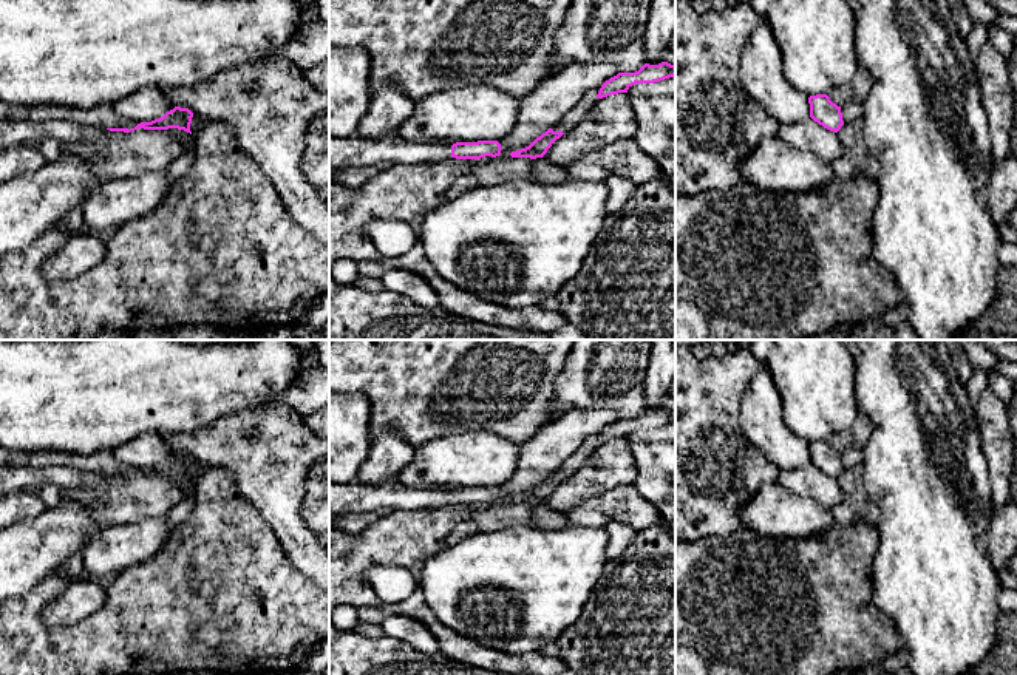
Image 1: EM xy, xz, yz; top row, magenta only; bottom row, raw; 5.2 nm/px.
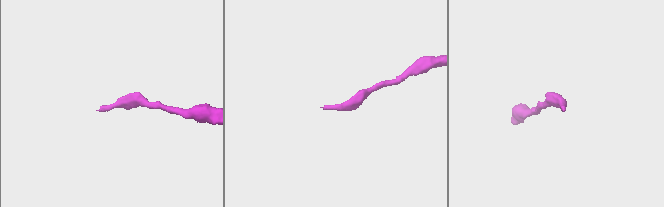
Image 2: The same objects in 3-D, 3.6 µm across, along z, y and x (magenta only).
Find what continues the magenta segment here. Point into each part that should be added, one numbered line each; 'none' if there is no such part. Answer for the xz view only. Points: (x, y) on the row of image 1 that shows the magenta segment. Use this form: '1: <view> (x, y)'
1: xz (351, 152)

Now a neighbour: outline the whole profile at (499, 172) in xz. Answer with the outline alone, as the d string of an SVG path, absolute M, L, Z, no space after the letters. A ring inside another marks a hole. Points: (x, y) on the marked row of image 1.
M530 158L499 159L493 162L481 162L476 159L471 175L479 181L479 185L501 185L516 179L530 182L533 179Z

